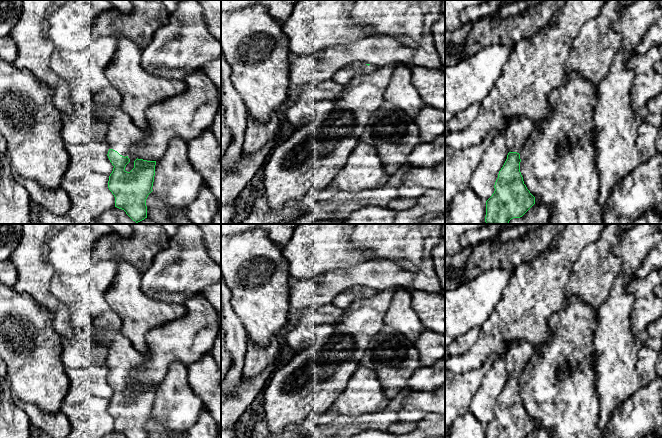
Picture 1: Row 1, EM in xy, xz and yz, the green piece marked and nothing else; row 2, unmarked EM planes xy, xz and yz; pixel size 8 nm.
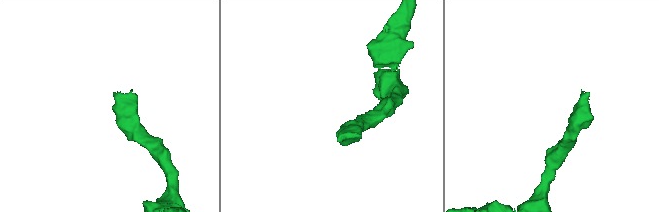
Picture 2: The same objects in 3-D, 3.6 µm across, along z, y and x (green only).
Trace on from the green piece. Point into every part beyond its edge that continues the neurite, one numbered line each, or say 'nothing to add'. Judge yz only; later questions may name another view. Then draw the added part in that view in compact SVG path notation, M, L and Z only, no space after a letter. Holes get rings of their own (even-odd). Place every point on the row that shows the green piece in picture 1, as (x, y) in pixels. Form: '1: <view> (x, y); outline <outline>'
1: yz (520, 128); outline M514 117L509 121L509 127L503 133L508 144L509 152L519 153L528 140L534 122L526 117Z

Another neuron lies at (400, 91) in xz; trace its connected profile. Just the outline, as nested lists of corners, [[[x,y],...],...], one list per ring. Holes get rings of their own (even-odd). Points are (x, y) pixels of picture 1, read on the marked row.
[[[397,62],[393,64],[393,72],[385,91],[385,100],[405,111],[415,119],[423,104],[418,91],[411,82],[412,66]]]

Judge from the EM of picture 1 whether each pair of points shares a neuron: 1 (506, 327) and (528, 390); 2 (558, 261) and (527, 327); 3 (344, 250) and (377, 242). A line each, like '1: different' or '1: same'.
1: different
2: same
3: different

